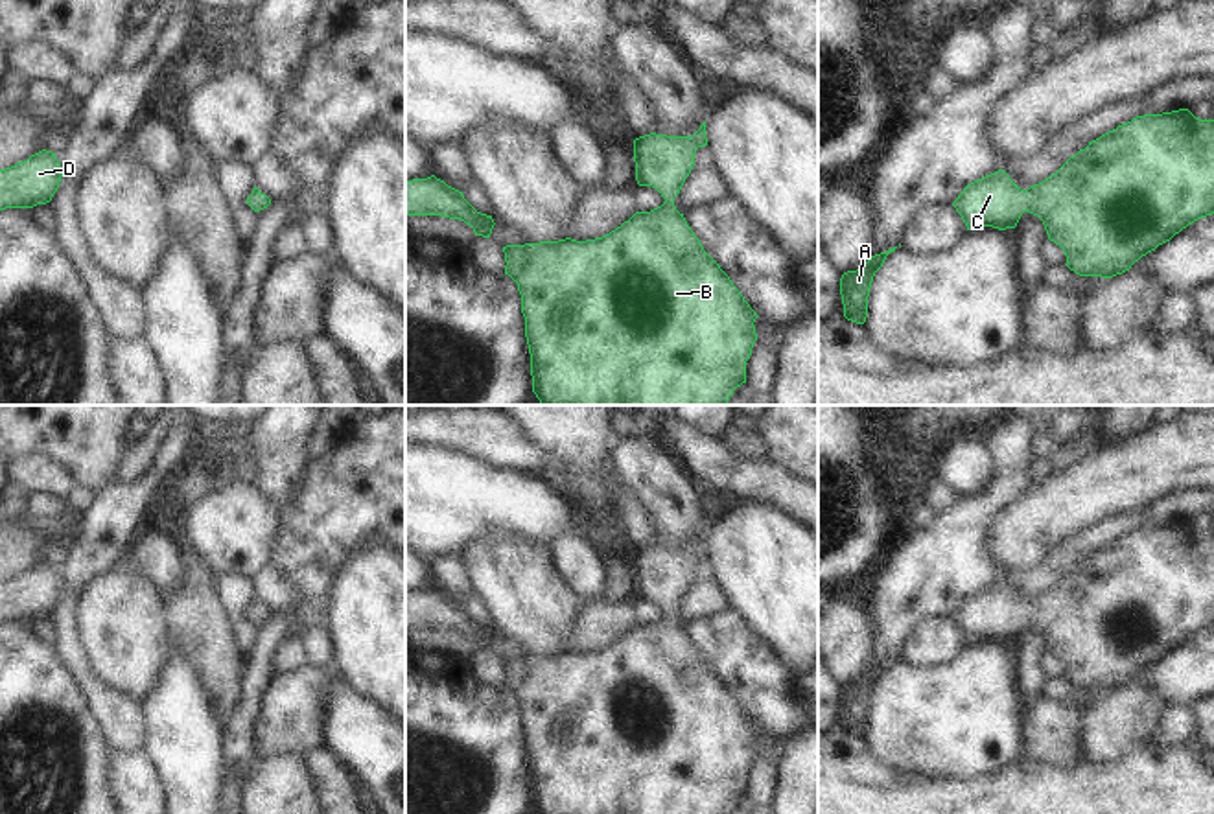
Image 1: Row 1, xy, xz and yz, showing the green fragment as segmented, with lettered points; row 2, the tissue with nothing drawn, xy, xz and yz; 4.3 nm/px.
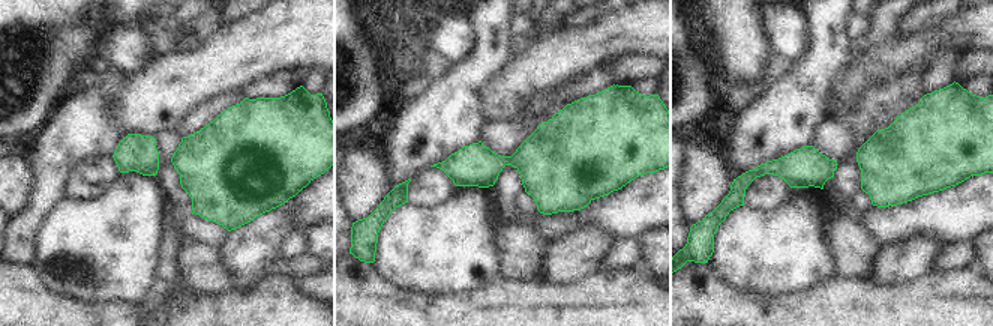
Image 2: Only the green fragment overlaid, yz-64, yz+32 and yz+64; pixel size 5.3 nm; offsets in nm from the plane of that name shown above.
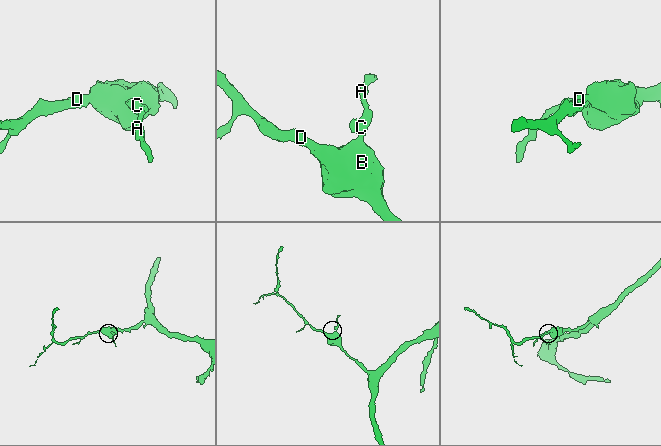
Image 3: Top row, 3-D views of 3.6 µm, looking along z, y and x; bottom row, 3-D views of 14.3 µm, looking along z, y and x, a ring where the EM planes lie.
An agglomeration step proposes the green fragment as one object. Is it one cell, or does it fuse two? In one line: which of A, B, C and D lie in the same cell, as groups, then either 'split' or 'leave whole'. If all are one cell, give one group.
groups A B C D; leave whole

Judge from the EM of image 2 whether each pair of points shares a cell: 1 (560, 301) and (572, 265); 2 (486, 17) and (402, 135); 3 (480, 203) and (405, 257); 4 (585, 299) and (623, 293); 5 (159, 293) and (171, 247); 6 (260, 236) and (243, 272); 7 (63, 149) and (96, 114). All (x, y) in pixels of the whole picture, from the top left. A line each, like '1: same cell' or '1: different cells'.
1: different cells
2: same cell
3: same cell
4: same cell
5: same cell
6: same cell
7: same cell

